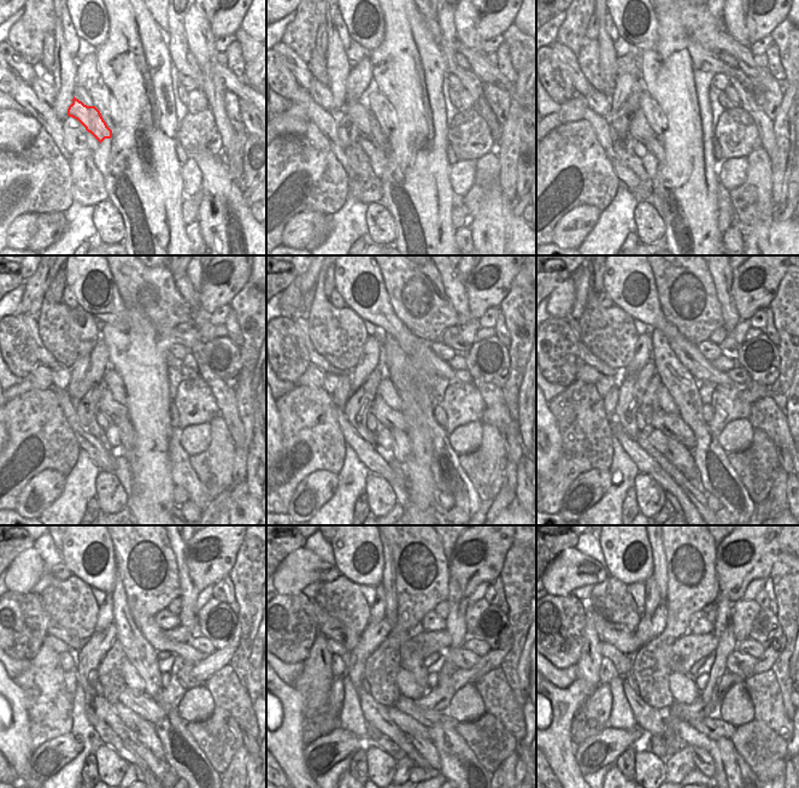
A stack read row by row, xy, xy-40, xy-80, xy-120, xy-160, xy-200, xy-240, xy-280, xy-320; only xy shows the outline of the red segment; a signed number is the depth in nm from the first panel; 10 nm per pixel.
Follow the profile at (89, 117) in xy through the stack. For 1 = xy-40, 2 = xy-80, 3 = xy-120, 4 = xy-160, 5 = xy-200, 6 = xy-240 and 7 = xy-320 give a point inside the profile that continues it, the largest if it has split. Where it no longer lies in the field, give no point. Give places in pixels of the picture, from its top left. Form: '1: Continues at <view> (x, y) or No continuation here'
1: Continues at xy-40 (368, 127)
2: Continues at xy-80 (639, 128)
3: Continues at xy-120 (115, 412)
4: Continues at xy-160 (387, 417)
5: Continues at xy-200 (671, 425)
6: Continues at xy-240 (140, 703)
7: Continues at xy-320 (714, 728)

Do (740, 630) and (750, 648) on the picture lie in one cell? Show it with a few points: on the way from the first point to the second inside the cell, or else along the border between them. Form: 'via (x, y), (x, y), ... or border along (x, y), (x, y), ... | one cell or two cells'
border along (747, 636), (738, 642) | two cells

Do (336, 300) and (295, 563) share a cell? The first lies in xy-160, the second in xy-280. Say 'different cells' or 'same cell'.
same cell

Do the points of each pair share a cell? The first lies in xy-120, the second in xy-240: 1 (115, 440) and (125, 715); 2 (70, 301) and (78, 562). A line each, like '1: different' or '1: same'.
1: same
2: different

